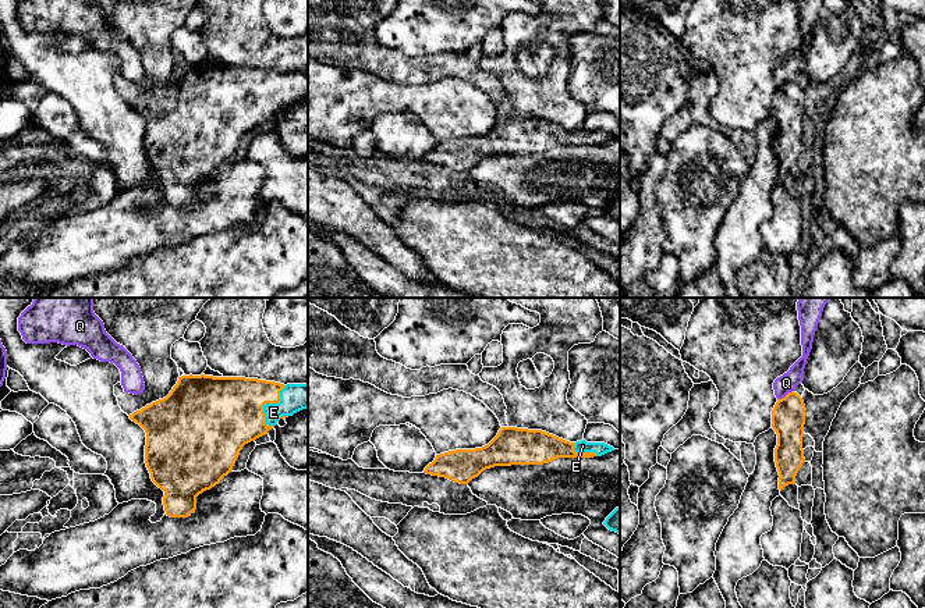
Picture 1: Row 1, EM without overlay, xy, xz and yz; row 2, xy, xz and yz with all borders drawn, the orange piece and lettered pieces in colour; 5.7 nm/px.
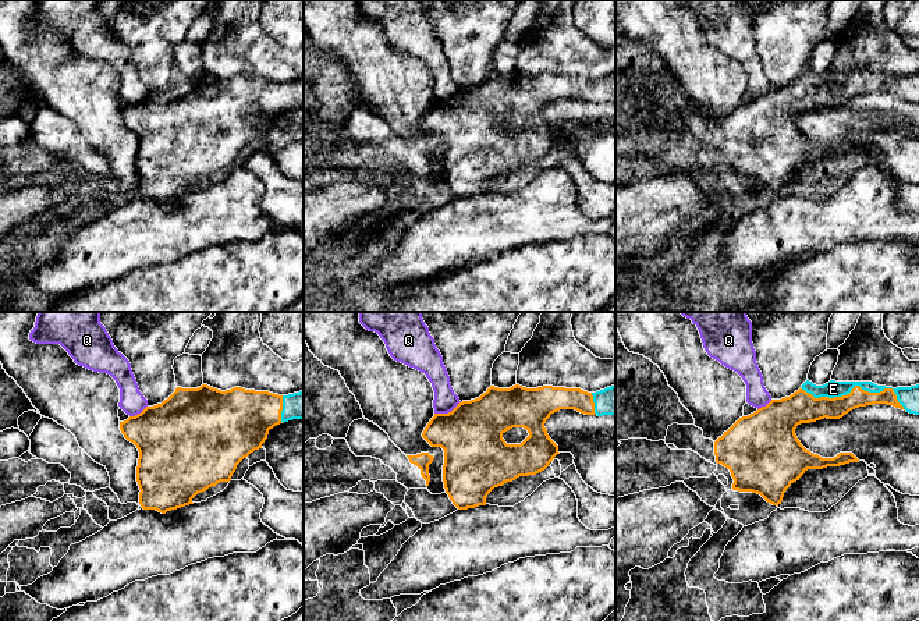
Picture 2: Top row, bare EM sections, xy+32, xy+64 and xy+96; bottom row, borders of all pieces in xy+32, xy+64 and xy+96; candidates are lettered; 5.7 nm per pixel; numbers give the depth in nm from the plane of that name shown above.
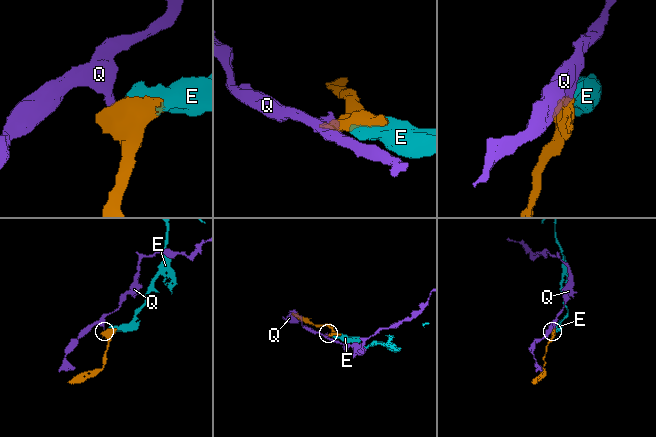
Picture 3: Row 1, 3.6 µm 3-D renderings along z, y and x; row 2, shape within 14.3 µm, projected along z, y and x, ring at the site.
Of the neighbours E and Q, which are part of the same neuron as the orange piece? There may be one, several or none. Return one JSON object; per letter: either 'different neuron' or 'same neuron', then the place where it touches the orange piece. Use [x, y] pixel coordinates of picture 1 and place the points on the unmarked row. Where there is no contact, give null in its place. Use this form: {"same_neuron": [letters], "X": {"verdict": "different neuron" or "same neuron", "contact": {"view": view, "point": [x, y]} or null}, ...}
{"same_neuron": ["E"], "E": {"verdict": "same neuron", "contact": {"view": "xy", "point": [268, 91]}}, "Q": {"verdict": "different neuron", "contact": {"view": "yz", "point": [786, 84]}}}

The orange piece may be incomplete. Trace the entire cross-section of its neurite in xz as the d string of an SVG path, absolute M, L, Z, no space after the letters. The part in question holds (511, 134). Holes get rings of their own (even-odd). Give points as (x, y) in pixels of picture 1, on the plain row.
M502 115L485 135L436 143L423 161L468 173L495 154L543 153L557 146L593 146L614 139L605 131L570 131L542 118Z

